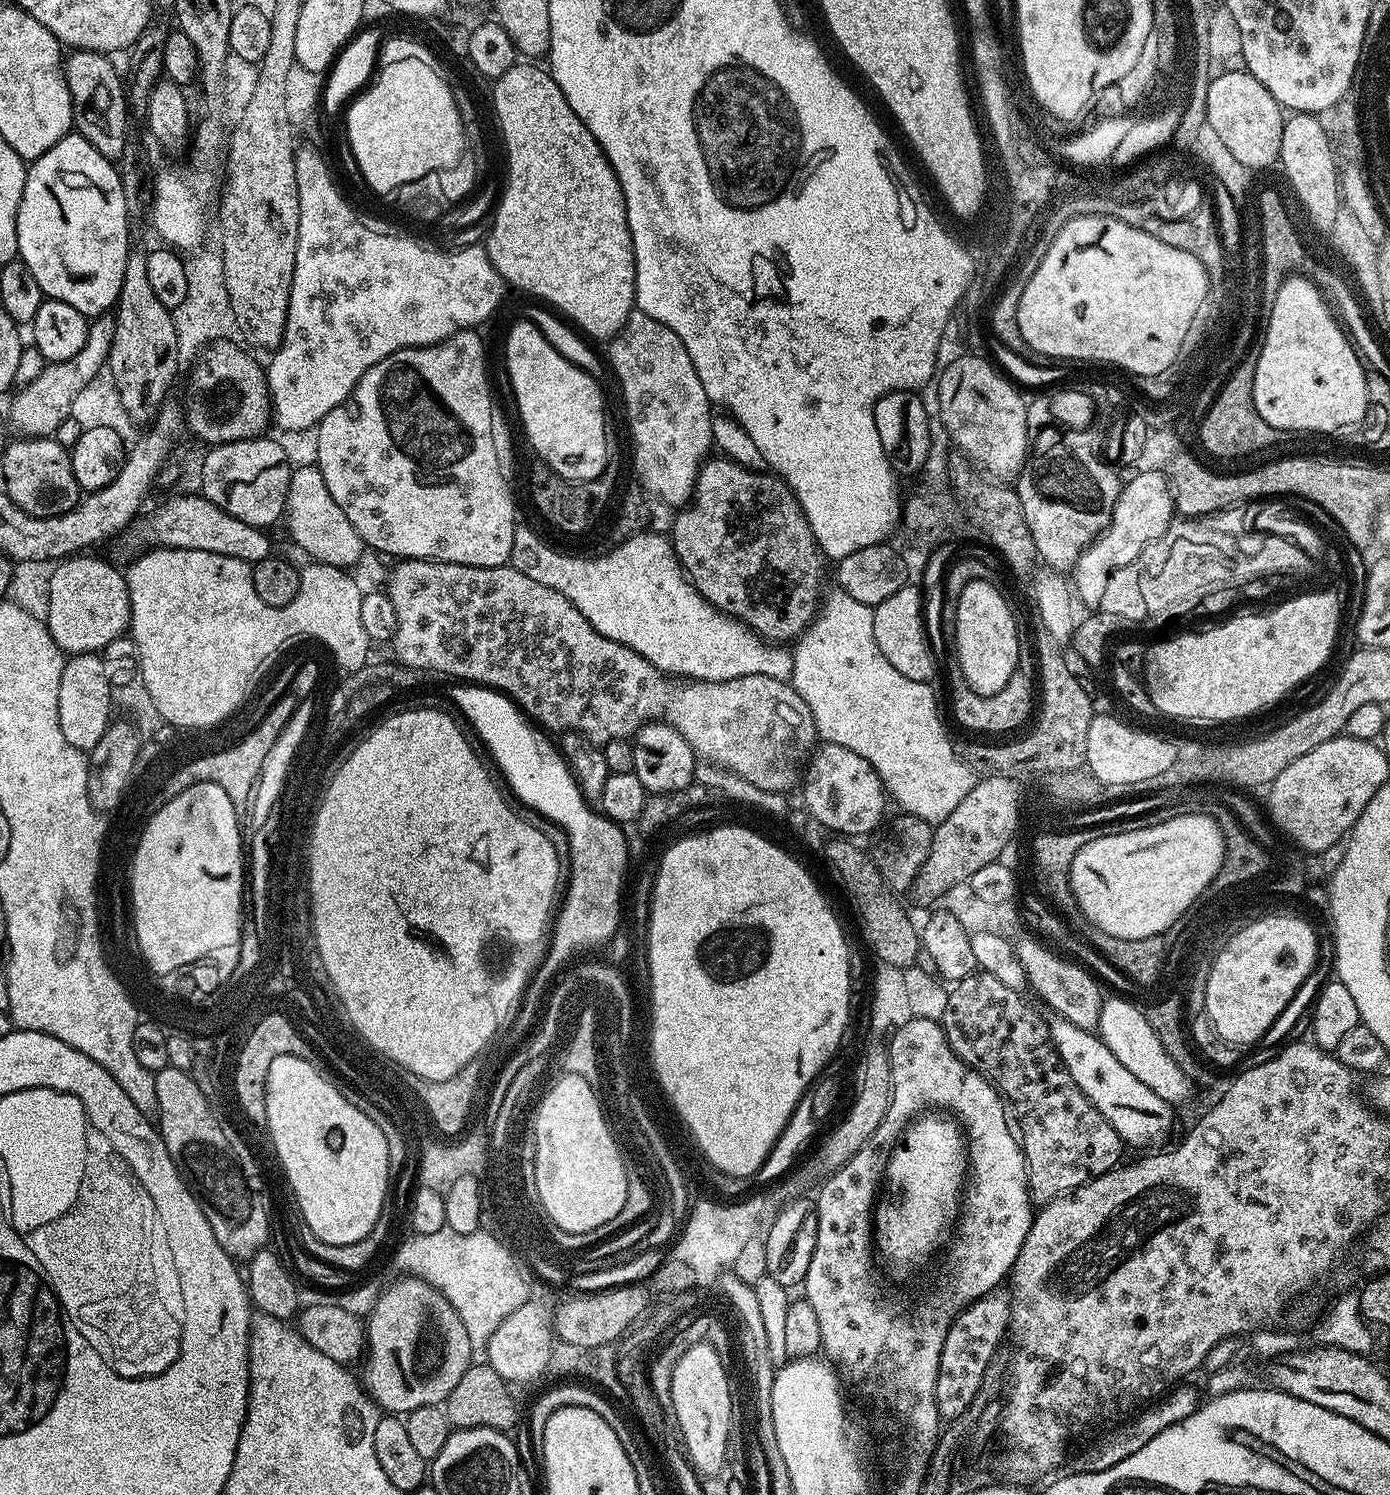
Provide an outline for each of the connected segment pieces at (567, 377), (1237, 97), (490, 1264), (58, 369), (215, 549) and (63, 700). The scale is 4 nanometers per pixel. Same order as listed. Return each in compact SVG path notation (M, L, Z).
M520 318L517 324L512 324L508 328L508 337L504 340L504 364L508 367L508 380L512 383L512 392L516 395L516 408L520 411L520 420L524 423L524 432L528 435L531 450L538 450L542 453L542 458L550 461L550 466L557 468L564 476L596 476L598 466L606 464L610 457L608 451L608 440L603 436L604 428L600 425L600 405L604 402L604 396L600 393L599 383L594 382L593 377L585 376L581 368L573 368L567 360L561 360L558 350L554 350L554 346L550 346L550 342L546 342L546 338L542 334L542 330L538 330L538 326L534 326L527 318Z
M1224 70L1221 73L1207 81L1206 106L1208 122L1222 137L1222 146L1247 164L1268 164L1269 158L1279 161L1282 126L1286 119L1279 102L1247 70Z
M446 1226L434 1234L409 1237L396 1248L397 1273L434 1286L447 1298L458 1318L462 1318L462 1326L466 1326L473 1361L483 1361L494 1330L530 1298L517 1257L501 1240L483 1230L458 1234Z
M106 311L100 316L93 317L88 326L87 332L87 344L70 359L67 359L64 363L47 363L44 367L42 374L28 384L23 385L18 391L20 391L14 398L8 416L10 418L10 426L16 432L15 435L22 437L23 439L37 439L48 438L55 435L58 426L65 421L65 419L71 415L73 404L80 392L92 383L92 381L101 375L110 350L110 346L113 344L114 331L117 329L116 315L113 311Z
M182 492L160 505L148 520L138 528L139 536L152 540L157 547L203 550L206 553L224 554L248 563L256 563L271 555L270 540L263 530L241 522L233 515L206 499L202 494Z
M91 652L69 655L65 659L62 682L58 686L58 722L62 726L62 734L66 734L66 742L70 742L70 746L83 753L91 752L98 742L102 742L102 734L106 734L107 720L110 718L108 710L112 684L100 658Z

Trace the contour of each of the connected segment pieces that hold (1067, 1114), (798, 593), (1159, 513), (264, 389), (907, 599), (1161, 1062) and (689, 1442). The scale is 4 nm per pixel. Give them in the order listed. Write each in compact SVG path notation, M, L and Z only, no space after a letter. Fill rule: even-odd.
M979 970L951 985L946 998L946 1014L942 1021L944 1036L959 1060L969 1064L976 1072L983 1072L1006 1097L1009 1105L1016 1104L1020 1111L1018 1136L1022 1141L1024 1159L1028 1161L1028 1191L1037 1205L1043 1206L1065 1192L1082 1186L1096 1176L1106 1174L1121 1163L1120 1151L1126 1145L1106 1122L1106 1118L1071 1082L1056 1084L1048 1092L1048 1071L1057 1063L1056 1048L1048 1036L1048 1022L1024 1001L1021 993L1010 990L998 982L994 974Z
M709 458L705 460L703 468L696 476L696 491L692 493L690 506L677 512L680 513L677 514L676 521L672 524L672 532L670 531L672 549L676 552L676 559L680 561L680 567L684 569L684 575L692 581L695 588L702 594L702 598L706 598L720 612L727 612L729 615L735 616L737 620L743 621L769 642L795 641L811 623L822 596L822 591L820 592L822 553L816 546L816 539L813 538L810 526L806 522L802 506L796 501L796 495L791 492L787 484L779 476L769 474L767 471L751 472L730 459Z
M1137 471L1132 481L1125 483L1112 511L1112 520L1102 535L1078 558L1074 569L1074 592L1086 609L1096 610L1100 606L1099 592L1103 590L1108 576L1114 570L1134 562L1138 554L1154 538L1158 538L1174 522L1174 503L1170 480L1163 471Z
M212 342L207 346L200 348L198 355L192 361L190 365L190 373L188 376L188 385L184 388L184 420L188 423L188 428L197 436L200 440L205 440L205 445L215 446L218 444L229 444L230 442L238 442L239 440L255 440L257 438L263 437L264 432L270 428L270 421L273 419L274 413L272 410L272 393L268 390L268 378L265 369L262 364L259 364L254 357L251 356L253 353L251 351L243 352L238 345L232 344L234 342Z
M909 582L902 586L886 602L872 608L874 614L874 642L878 642L878 650L882 650L882 658L898 670L898 674L906 674L906 678L914 678L914 682L923 684L935 681L936 656L932 653L932 644L928 641L928 628L924 625L924 600L920 592Z
M1105 999L1100 1011L1100 1023L1098 1025L1098 1035L1103 1040L1105 1046L1138 1078L1138 1082L1143 1082L1145 1086L1150 1086L1158 1098L1162 1098L1166 1103L1179 1106L1184 1104L1192 1096L1194 1081L1166 1054L1166 1046L1158 1042L1158 1034L1154 1034L1154 1026L1150 1026L1147 1011L1142 1007L1135 1008L1128 1000Z
M697 1345L680 1358L670 1385L674 1414L678 1416L677 1429L684 1435L683 1451L704 1478L718 1474L726 1465L727 1444L732 1431L732 1384L724 1365L725 1361L709 1345Z

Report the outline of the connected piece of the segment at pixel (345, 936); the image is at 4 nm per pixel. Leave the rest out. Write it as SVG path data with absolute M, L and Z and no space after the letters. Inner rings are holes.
M409 707L408 712L396 712L393 716L388 716L376 729L369 731L368 742L364 744L364 749L360 754L355 755L353 761L343 762L344 771L339 771L340 776L336 776L334 780L335 786L331 790L326 790L327 797L321 802L321 808L317 812L316 829L317 841L315 842L315 870L314 870L314 890L316 892L316 932L318 938L322 941L322 950L324 951L324 964L327 972L332 972L332 981L334 987L340 988L340 997L342 1003L348 1004L348 1012L351 1020L356 1020L357 1026L373 1039L373 1043L378 1045L384 1052L388 1052L389 1058L394 1058L404 1070L411 1073L412 1076L421 1076L423 1080L433 1080L434 1082L442 1082L446 1078L454 1078L454 1074L458 1074L458 1070L462 1070L467 1064L473 1063L477 1058L476 1055L487 1046L492 1035L496 1032L496 1027L500 1024L500 1011L507 1004L513 1006L519 1005L524 998L524 990L528 986L528 981L536 974L537 968L544 961L544 953L548 950L548 939L550 936L550 921L554 916L554 904L552 908L552 899L556 896L556 883L562 880L562 856L556 853L556 848L552 845L552 840L540 828L535 828L532 824L527 824L514 809L508 805L509 797L500 793L498 785L492 781L492 776L488 773L488 768L483 764L481 753L470 750L470 746L466 744L466 739L462 736L457 721L451 716L440 713L436 709L416 709ZM494 932L502 932L507 939L514 945L511 948L510 966L502 973L497 980L487 980L481 977L479 969L479 944L482 943L481 938L486 934Z

